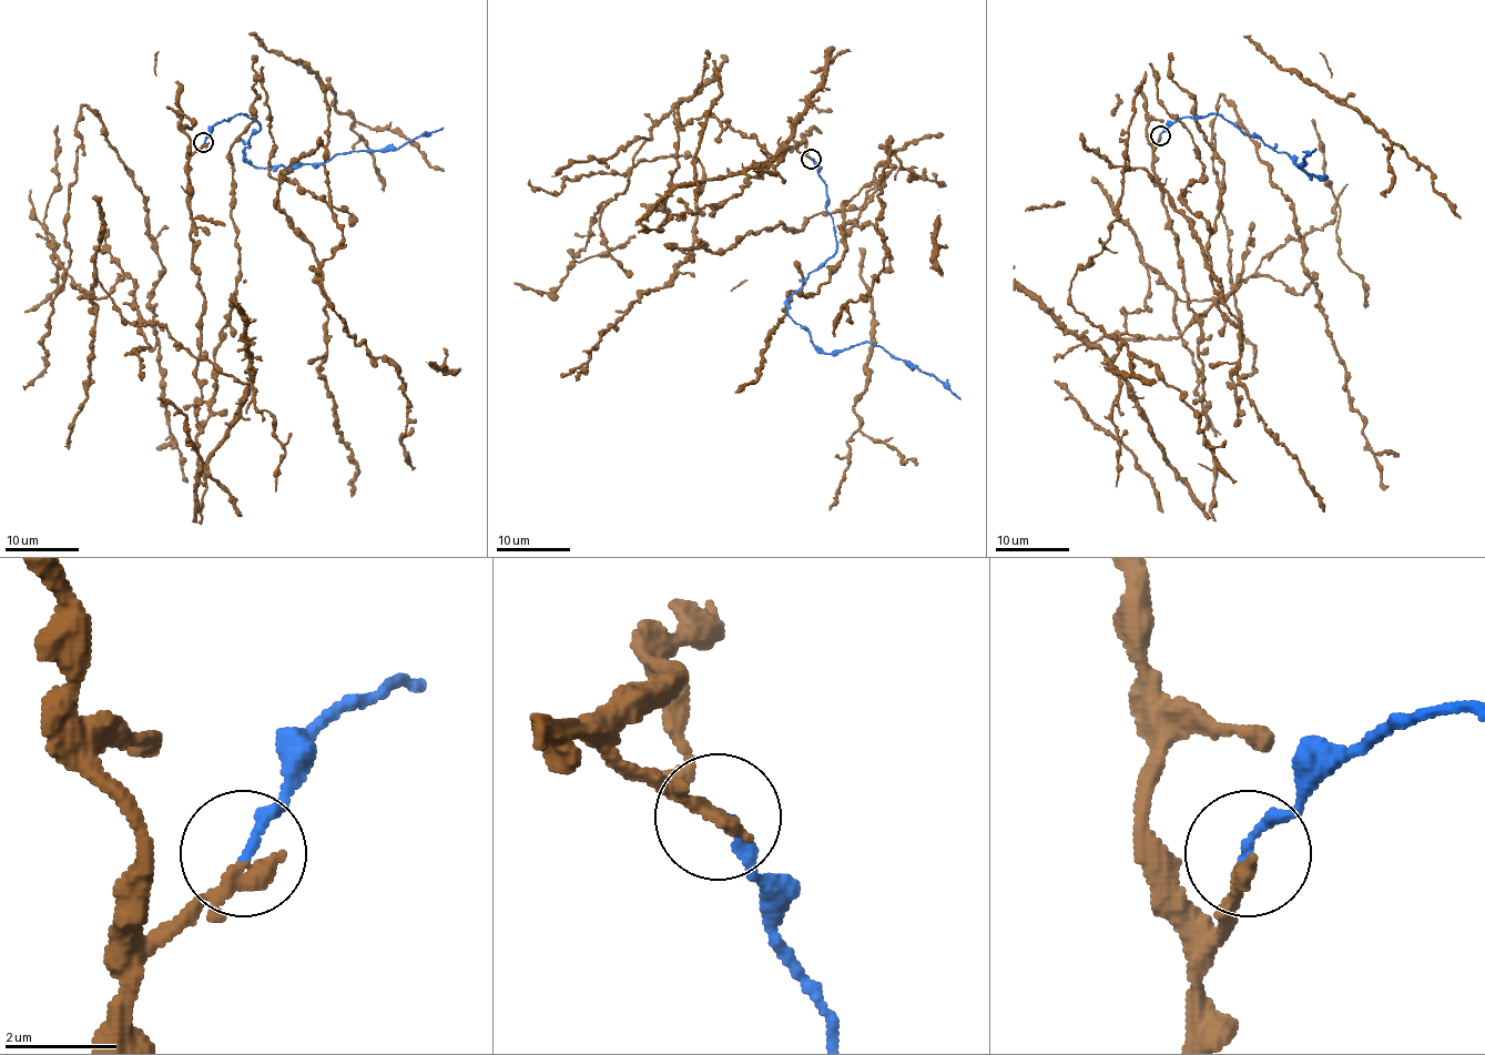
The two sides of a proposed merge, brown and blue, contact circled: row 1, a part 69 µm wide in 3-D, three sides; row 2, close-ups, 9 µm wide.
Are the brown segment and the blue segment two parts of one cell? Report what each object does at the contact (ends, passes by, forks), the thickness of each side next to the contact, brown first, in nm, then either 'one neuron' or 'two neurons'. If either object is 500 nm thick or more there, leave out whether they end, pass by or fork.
brown ends | blue ends | 320/160 nm | two neurons

